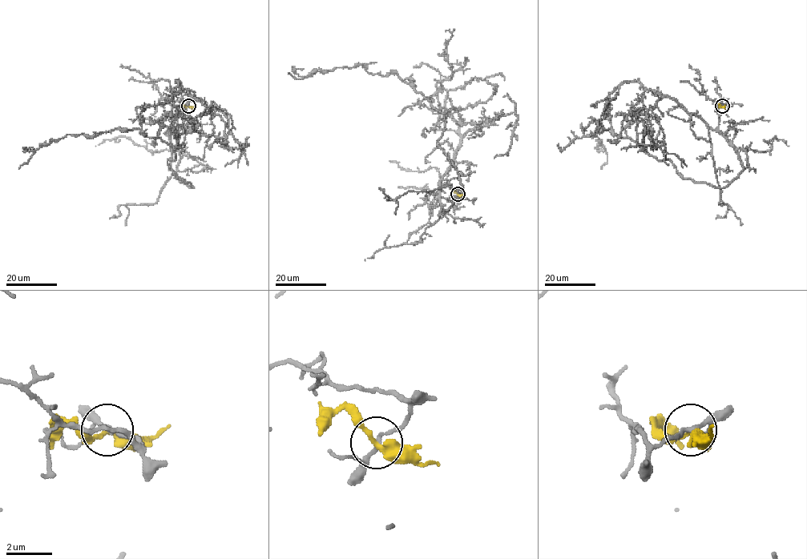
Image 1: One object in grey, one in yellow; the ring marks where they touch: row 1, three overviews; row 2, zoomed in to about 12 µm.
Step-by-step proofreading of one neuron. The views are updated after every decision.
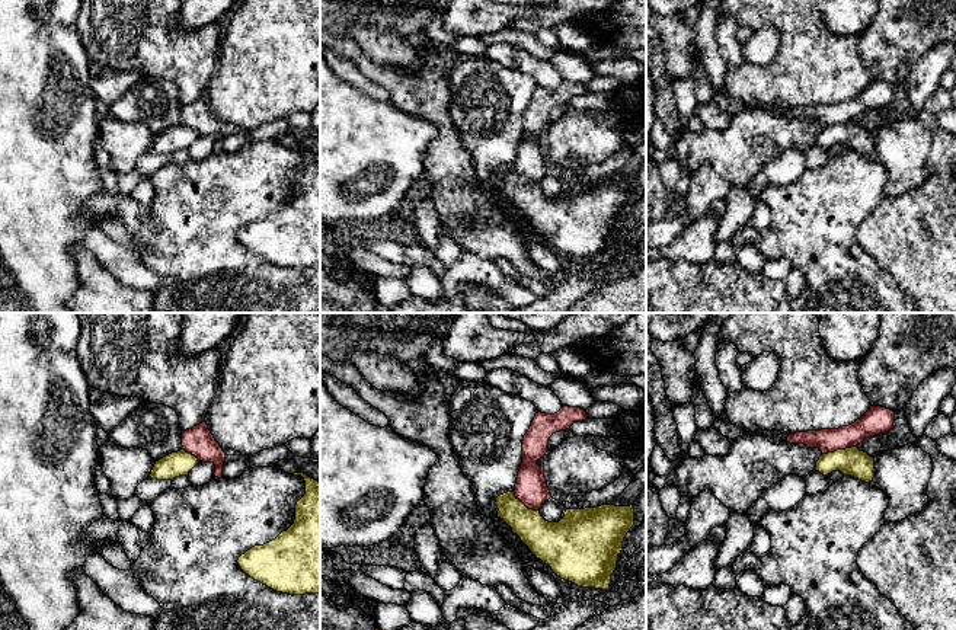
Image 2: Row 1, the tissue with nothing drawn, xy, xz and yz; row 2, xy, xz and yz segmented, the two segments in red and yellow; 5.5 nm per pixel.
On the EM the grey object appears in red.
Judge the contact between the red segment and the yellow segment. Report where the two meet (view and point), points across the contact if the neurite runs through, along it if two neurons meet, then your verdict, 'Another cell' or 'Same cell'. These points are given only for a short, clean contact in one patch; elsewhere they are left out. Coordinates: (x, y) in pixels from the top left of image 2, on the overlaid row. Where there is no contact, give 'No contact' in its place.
Touches red at yz (838, 448). Boundary: yz (854, 445), (837, 448), (822, 456). Another cell

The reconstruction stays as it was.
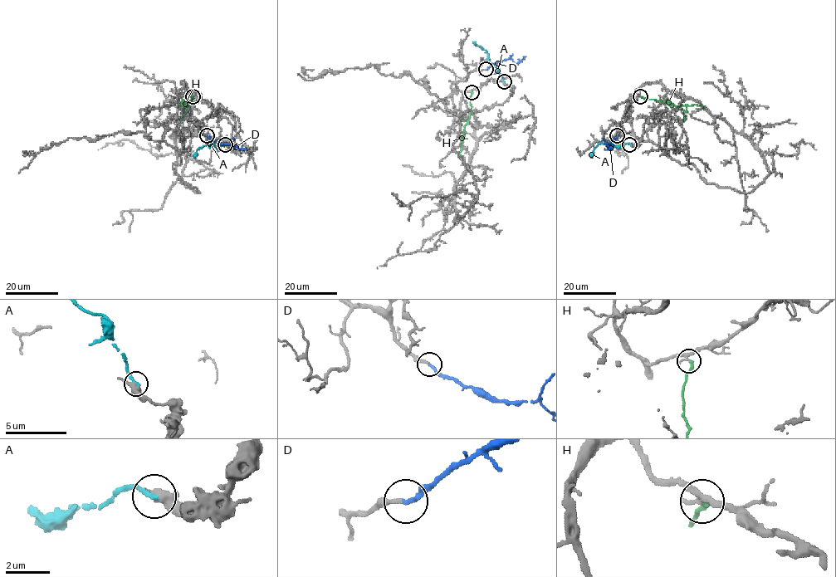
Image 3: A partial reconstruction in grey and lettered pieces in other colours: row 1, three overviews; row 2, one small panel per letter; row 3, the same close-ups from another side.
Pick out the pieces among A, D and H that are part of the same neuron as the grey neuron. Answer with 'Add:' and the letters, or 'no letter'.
Add: D

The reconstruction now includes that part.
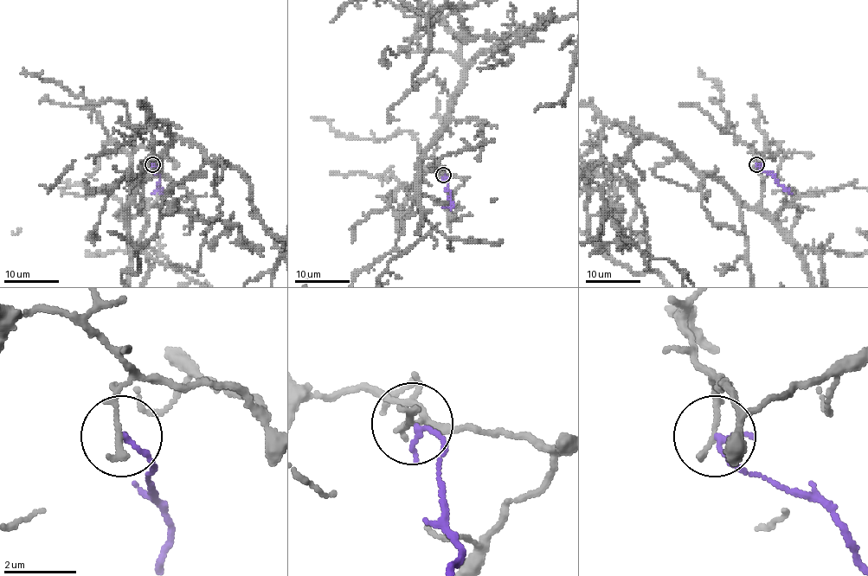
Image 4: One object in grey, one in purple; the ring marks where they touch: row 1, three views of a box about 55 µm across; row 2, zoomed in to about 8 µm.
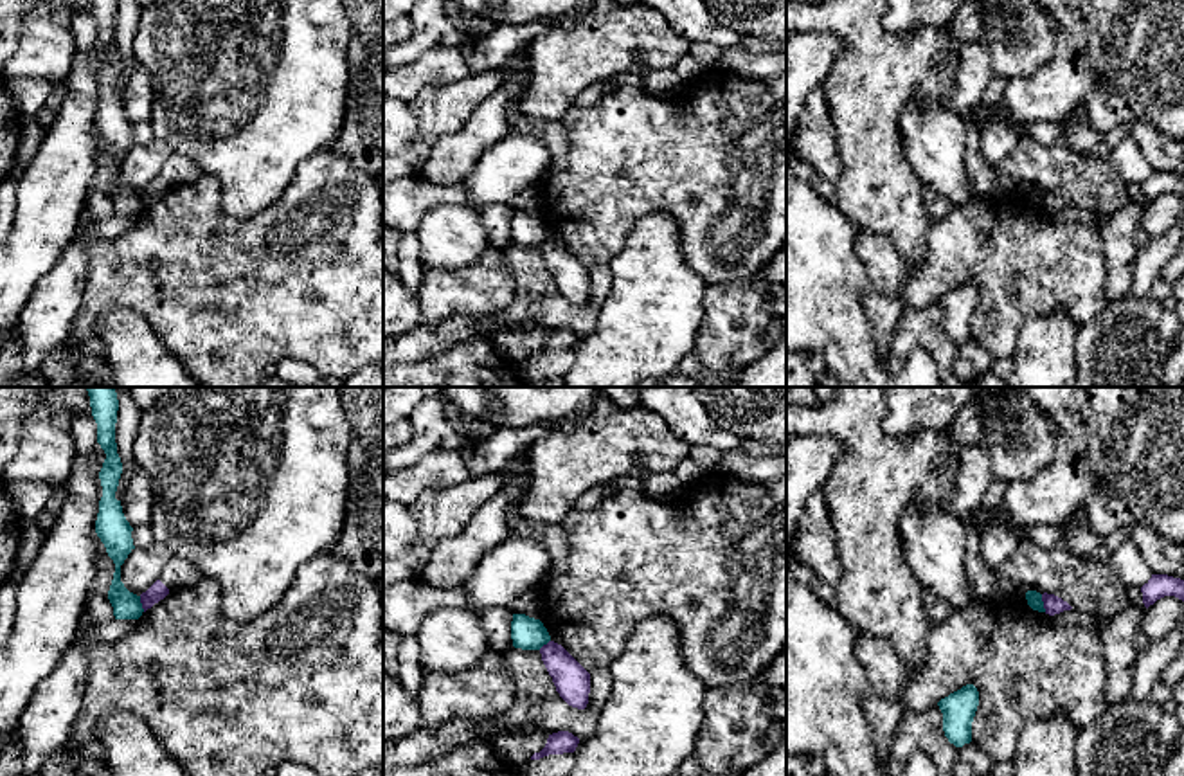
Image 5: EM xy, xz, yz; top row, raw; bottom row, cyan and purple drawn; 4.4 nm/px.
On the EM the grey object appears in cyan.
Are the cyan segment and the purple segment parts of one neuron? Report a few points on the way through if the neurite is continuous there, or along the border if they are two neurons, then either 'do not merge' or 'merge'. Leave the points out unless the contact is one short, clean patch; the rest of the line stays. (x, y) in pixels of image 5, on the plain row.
border along yz (1040, 191), (1046, 207); do not merge

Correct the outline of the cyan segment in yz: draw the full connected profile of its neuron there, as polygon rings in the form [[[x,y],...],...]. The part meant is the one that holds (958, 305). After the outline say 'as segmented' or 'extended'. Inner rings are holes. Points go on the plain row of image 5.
[[[973,281],[950,290],[937,299],[943,310],[943,328],[950,340],[963,344],[972,338],[972,319],[979,302],[979,288]]]; as segmented

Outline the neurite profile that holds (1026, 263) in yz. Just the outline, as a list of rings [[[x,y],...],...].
[[[1026,193],[977,196],[930,221],[925,257],[909,265],[900,257],[907,281],[900,292],[912,308],[936,302],[941,295],[973,281],[979,302],[972,319],[972,338],[995,358],[1013,356],[1022,326],[1036,317],[1065,310],[1081,328],[1108,304],[1103,283],[1098,229],[1087,221],[1058,221],[1045,209],[1033,207]]]

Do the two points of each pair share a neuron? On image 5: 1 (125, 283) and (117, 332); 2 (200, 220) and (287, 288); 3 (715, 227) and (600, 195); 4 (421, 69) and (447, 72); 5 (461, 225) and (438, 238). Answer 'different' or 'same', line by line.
1: different
2: same
3: same
4: same
5: same

